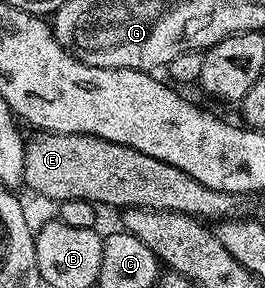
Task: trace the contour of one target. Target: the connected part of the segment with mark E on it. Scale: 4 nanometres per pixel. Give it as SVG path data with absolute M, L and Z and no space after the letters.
M40 132L25 143L26 170L24 184L32 187L40 196L59 202L62 200L91 200L97 206L109 204L112 208L149 208L155 212L181 212L194 216L201 222L231 221L237 214L237 197L228 192L210 190L210 186L202 186L202 182L194 182L190 174L182 174L178 166L170 166L170 162L158 162L158 158L150 158L150 154L142 154L138 150L130 150L130 146L122 146L118 142L106 142L106 138L98 138L90 134L58 134L57 132Z

